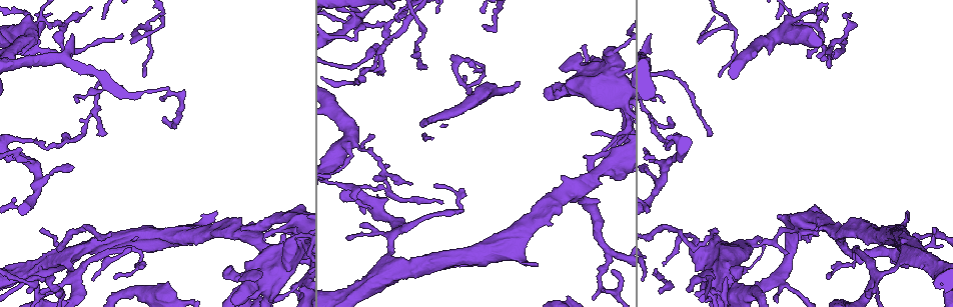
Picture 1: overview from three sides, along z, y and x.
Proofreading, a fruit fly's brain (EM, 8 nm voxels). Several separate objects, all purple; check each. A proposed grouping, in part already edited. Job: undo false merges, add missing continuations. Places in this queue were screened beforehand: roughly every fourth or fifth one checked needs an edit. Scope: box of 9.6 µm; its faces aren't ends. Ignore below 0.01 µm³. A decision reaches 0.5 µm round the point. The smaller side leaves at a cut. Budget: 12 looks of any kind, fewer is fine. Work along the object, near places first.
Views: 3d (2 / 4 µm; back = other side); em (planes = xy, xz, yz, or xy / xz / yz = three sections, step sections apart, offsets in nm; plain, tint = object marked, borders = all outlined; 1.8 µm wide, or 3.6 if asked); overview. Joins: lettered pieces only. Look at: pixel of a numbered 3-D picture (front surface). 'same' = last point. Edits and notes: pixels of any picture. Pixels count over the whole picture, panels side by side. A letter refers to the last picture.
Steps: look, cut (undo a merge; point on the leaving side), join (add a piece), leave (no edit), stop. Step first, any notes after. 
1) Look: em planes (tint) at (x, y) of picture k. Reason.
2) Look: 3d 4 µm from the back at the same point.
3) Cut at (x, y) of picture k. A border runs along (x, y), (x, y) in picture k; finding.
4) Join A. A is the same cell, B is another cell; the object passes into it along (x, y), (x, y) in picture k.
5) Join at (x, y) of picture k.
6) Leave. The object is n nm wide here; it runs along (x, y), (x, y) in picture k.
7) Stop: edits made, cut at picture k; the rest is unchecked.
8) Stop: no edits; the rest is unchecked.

Look: em planes (borders) at (72, 33) of picture 1. Free end.

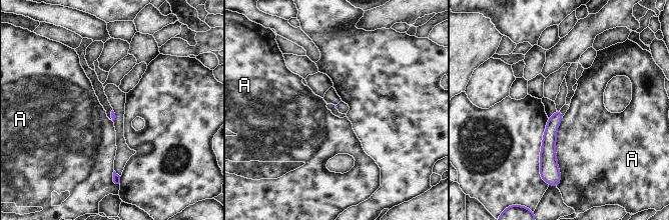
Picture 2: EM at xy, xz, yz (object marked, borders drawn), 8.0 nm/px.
Leave. A is another cell; it runs along (559, 112), (550, 132), (556, 169) in picture 2; none of them fits.

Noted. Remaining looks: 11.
Look: em planes (borders) at (437, 12) of picture 1.

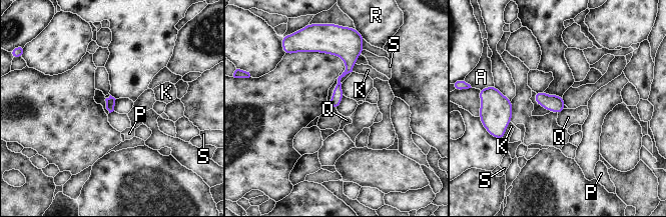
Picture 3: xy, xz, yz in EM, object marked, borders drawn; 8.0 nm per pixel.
Leave. A, K, P, Q, R and S are other cells; it runs along (331, 45), (348, 59), (335, 105) in picture 3; no lettered piece goes on from it.

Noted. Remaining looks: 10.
Look: 3d 2 µm at (441, 203) of picture 1. Long arm stops here.

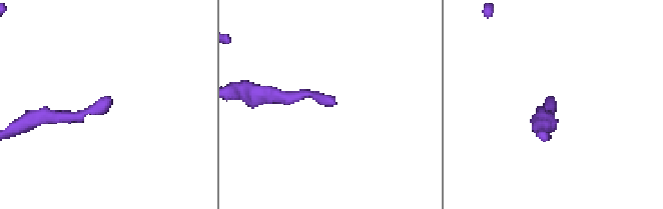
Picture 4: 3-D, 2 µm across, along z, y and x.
Look: em xz step 8 (borders) at (108, 97) of picture 4.

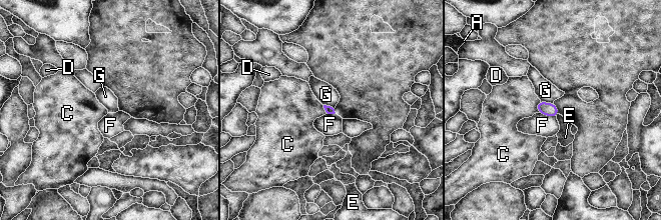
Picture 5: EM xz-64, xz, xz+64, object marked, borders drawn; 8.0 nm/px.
Leave. A, C, D, E, F and G are other cells; a border runs along (541, 100), (553, 103) in picture 5; none of them fits.

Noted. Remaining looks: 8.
Look: em planes (borders) at (361, 223) of picture 1. Branch stops here.

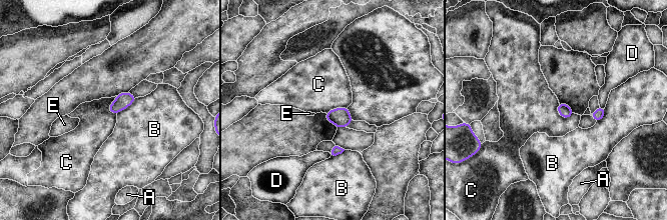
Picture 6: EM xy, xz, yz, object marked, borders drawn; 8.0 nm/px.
Leave. A, B, C, D and E are other cells; a border runs along (556, 106), (564, 118), (574, 113) in picture 6; none of them fits.

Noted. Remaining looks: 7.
Look: em planes (borders) at (74, 256) of picture 1.

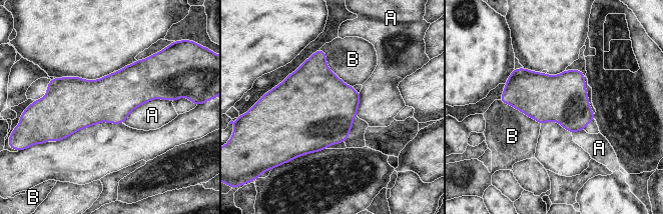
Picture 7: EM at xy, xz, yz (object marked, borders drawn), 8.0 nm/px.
Leave. A and B are other cells; a border runs along (172, 101), (153, 98), (122, 123) in picture 7; all the same neuron.

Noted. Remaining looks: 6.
Stop: no edits; the rest is unchecked.

